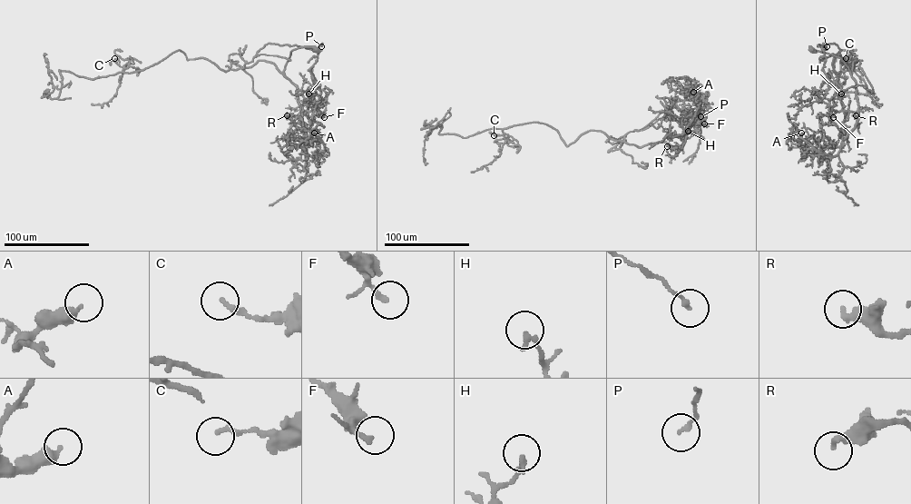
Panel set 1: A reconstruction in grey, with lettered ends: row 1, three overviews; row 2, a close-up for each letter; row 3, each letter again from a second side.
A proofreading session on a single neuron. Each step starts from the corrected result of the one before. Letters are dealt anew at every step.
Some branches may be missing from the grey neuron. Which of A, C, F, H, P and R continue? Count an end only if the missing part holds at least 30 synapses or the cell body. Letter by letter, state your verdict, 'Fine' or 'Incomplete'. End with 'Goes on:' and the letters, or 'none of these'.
A: Fine
C: Fine
F: Fine
H: Fine
P: Fine
R: Fine
Goes on: none of these

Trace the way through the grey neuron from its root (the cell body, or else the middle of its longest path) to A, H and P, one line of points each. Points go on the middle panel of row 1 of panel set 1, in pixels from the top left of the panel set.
A: (695, 102), (672, 105), (663, 139), (669, 144), (681, 149), (685, 130), (702, 109), (701, 95), (693, 92)
H: (695, 102), (680, 100), (672, 105), (670, 130), (663, 140), (681, 148), (688, 131)
P: (695, 102), (672, 105), (663, 142), (638, 147), (624, 141), (667, 109), (700, 116)

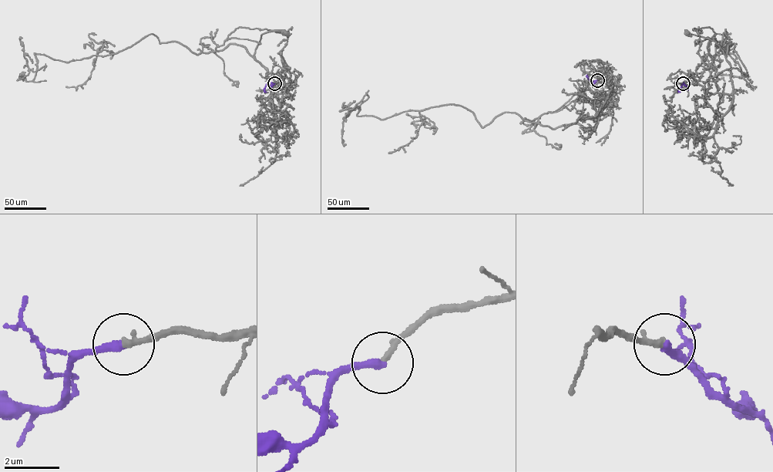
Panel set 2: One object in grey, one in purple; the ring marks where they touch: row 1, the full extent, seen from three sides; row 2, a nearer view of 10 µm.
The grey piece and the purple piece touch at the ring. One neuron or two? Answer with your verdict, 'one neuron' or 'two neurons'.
one neuron

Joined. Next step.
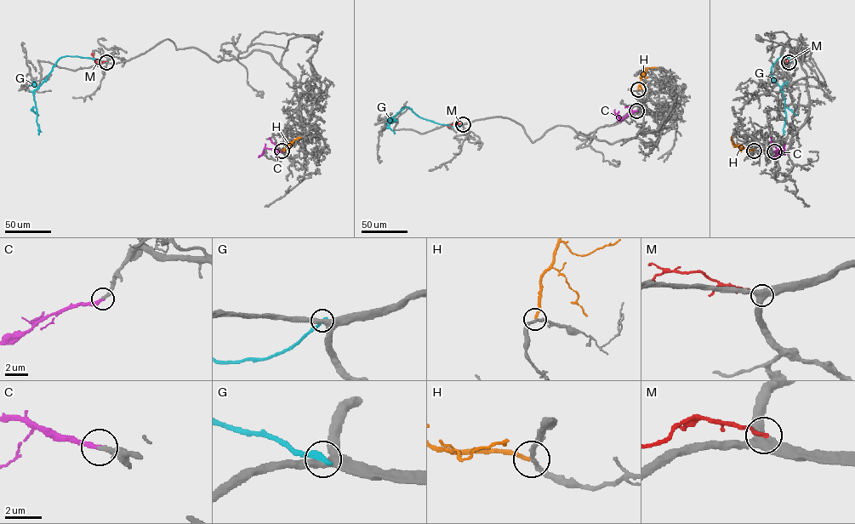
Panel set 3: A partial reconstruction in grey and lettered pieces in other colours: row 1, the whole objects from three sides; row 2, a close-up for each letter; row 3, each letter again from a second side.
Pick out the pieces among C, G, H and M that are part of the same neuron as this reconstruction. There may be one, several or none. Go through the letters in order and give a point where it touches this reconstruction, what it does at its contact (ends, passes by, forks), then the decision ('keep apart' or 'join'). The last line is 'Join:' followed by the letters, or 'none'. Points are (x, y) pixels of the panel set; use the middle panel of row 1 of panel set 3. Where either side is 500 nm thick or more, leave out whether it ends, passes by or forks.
C: meets grey at (636, 111); it ends there; join
G: meets grey at (462, 124); it ends there; keep apart
H: meets grey at (638, 89); it ends there; keep apart
M: meets grey at (463, 124); it ends there; keep apart
Join: C

